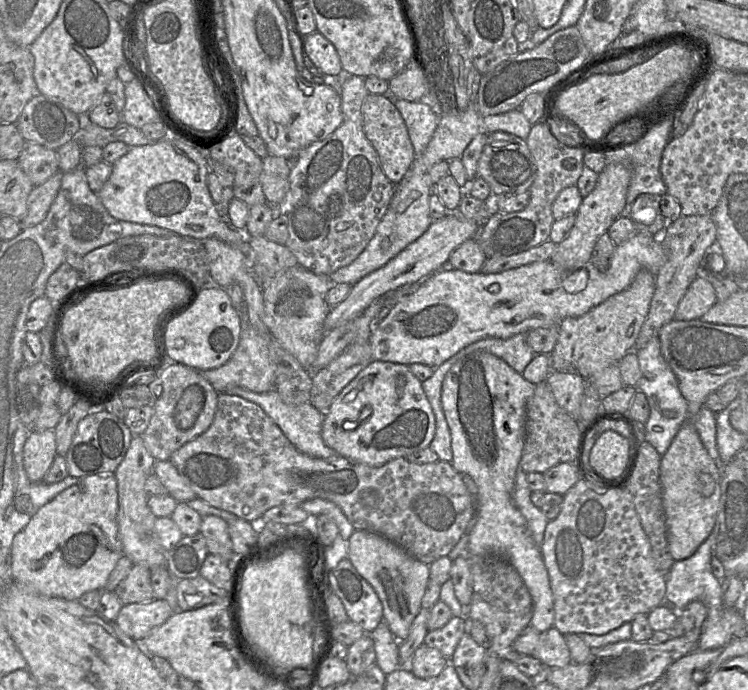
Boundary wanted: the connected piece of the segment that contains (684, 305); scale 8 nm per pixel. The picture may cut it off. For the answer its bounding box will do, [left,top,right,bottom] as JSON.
[674,274,717,321]

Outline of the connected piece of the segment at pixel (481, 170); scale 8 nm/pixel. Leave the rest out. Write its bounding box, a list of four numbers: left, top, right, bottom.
[478,131,536,196]

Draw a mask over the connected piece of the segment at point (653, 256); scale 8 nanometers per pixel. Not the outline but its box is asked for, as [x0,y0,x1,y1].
[369,232,666,369]

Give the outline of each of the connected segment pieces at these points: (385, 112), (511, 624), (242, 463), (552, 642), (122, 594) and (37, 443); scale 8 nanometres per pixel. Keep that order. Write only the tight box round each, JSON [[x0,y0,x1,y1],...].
[[362,93,415,184],[466,593,532,663],[168,393,476,565],[532,626,572,668],[113,564,155,605],[22,429,56,482]]

